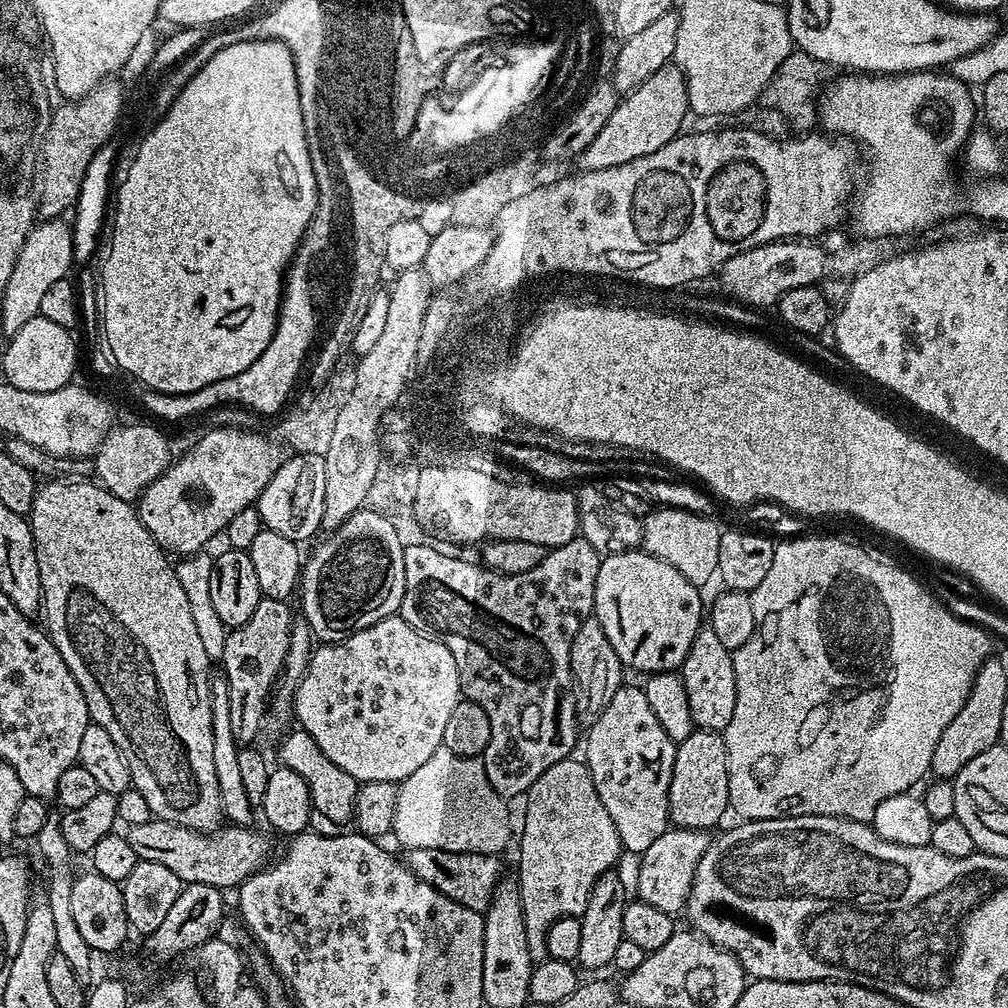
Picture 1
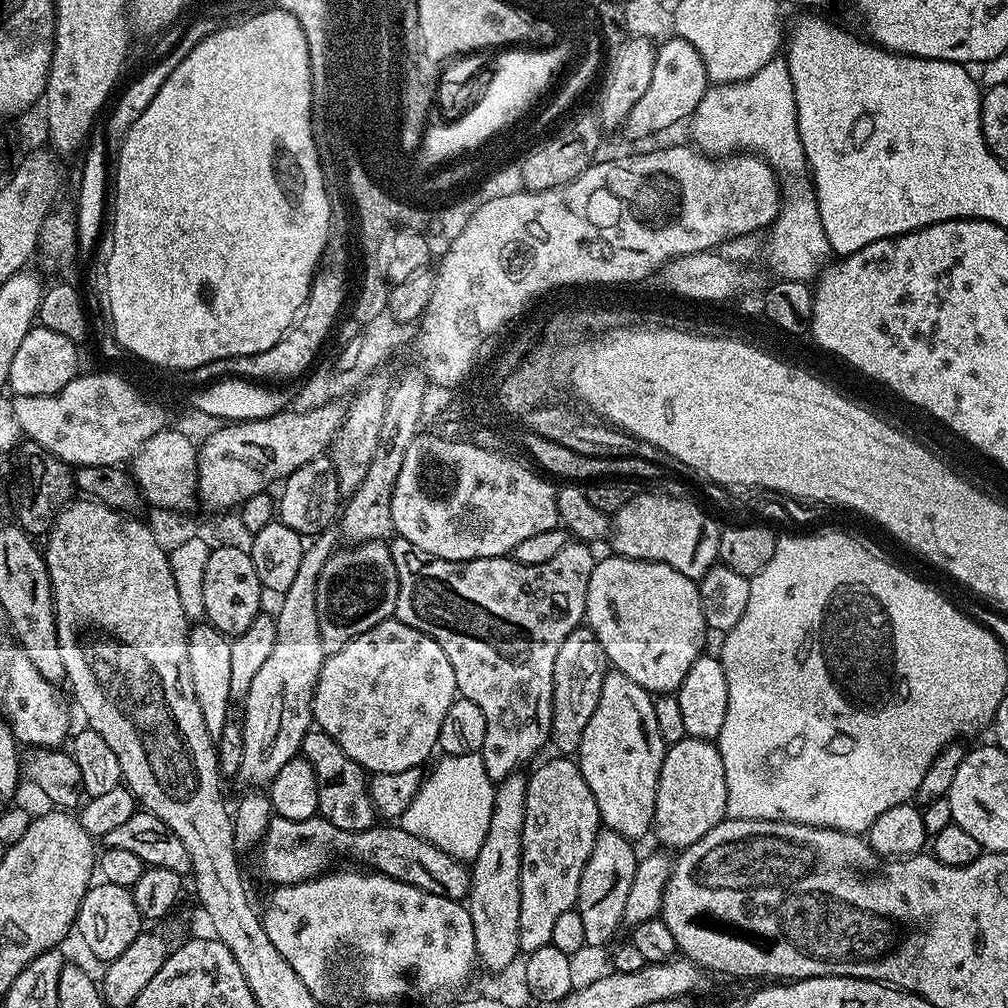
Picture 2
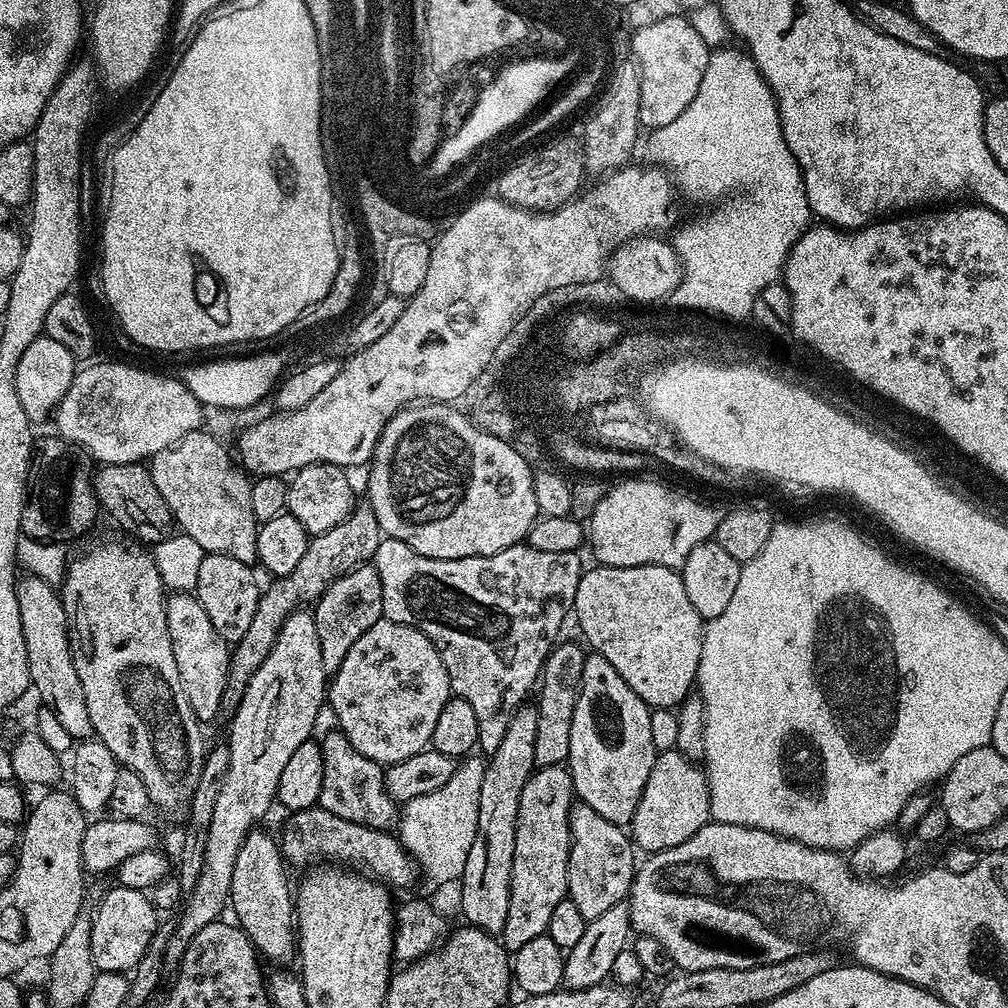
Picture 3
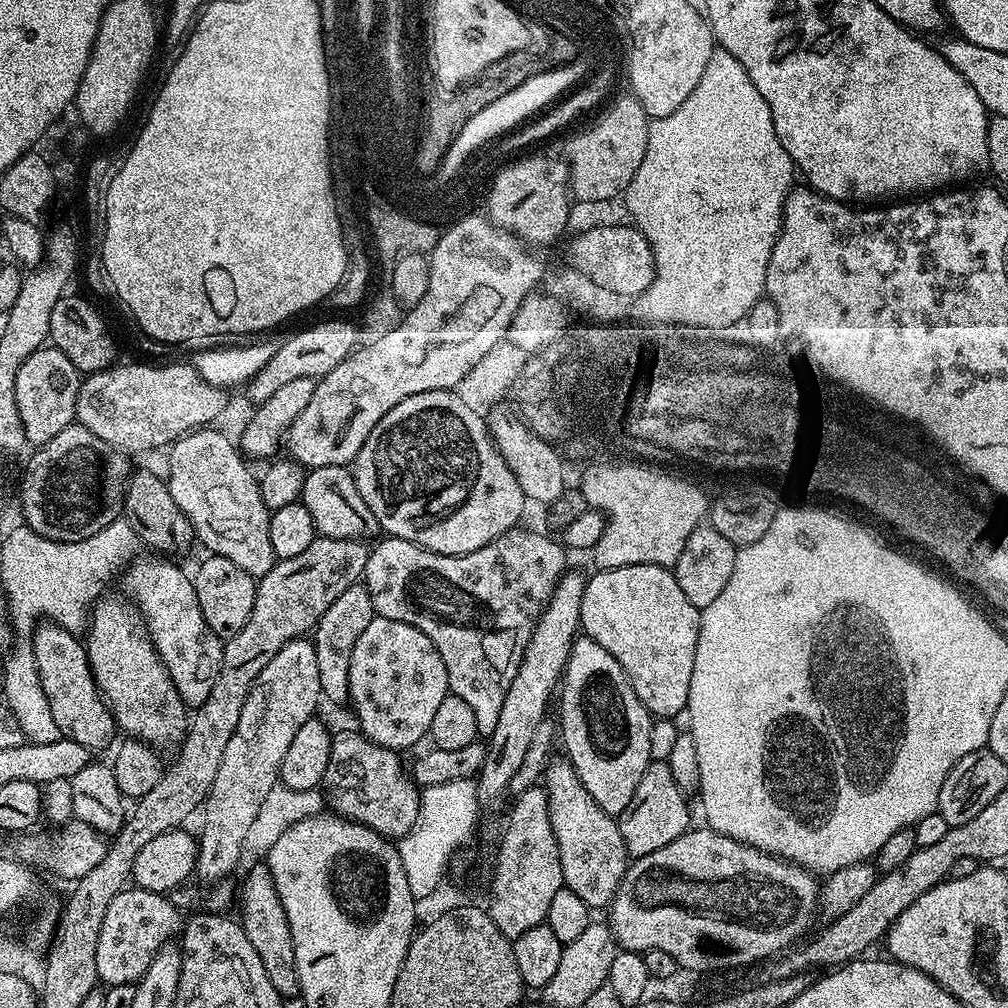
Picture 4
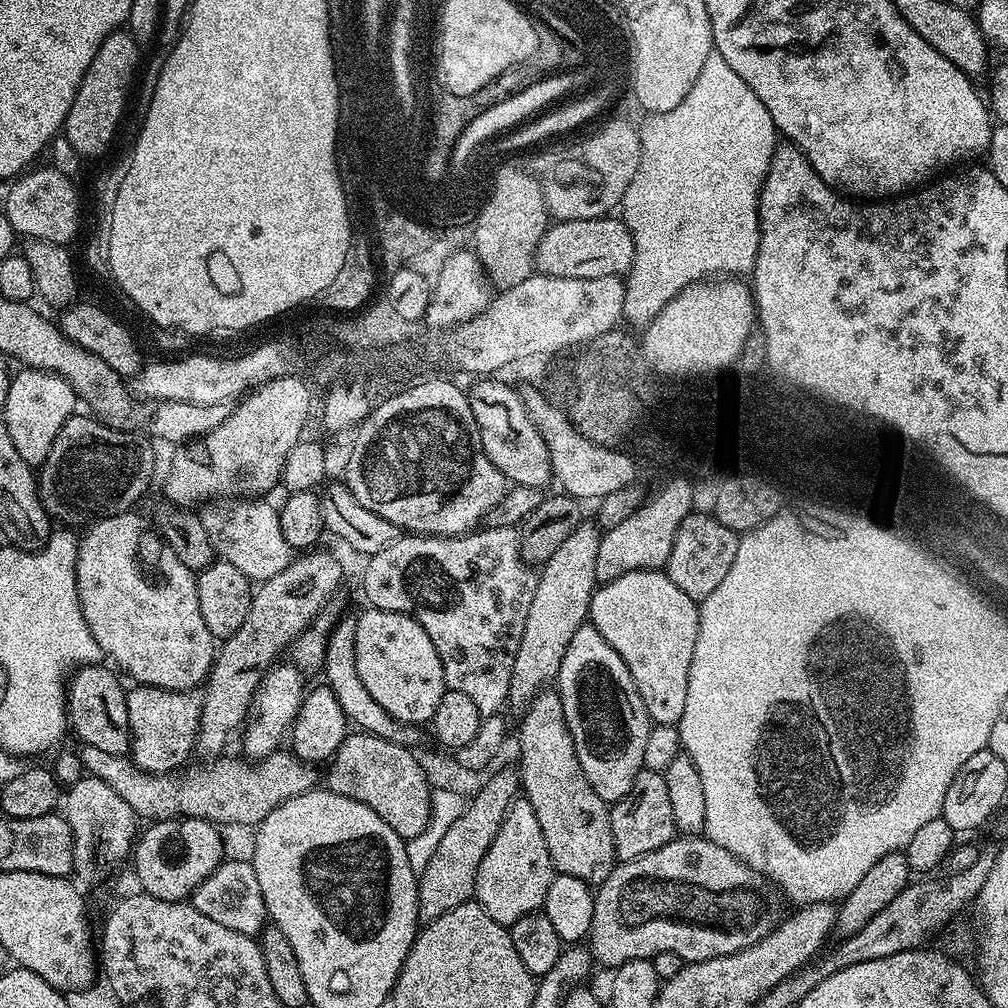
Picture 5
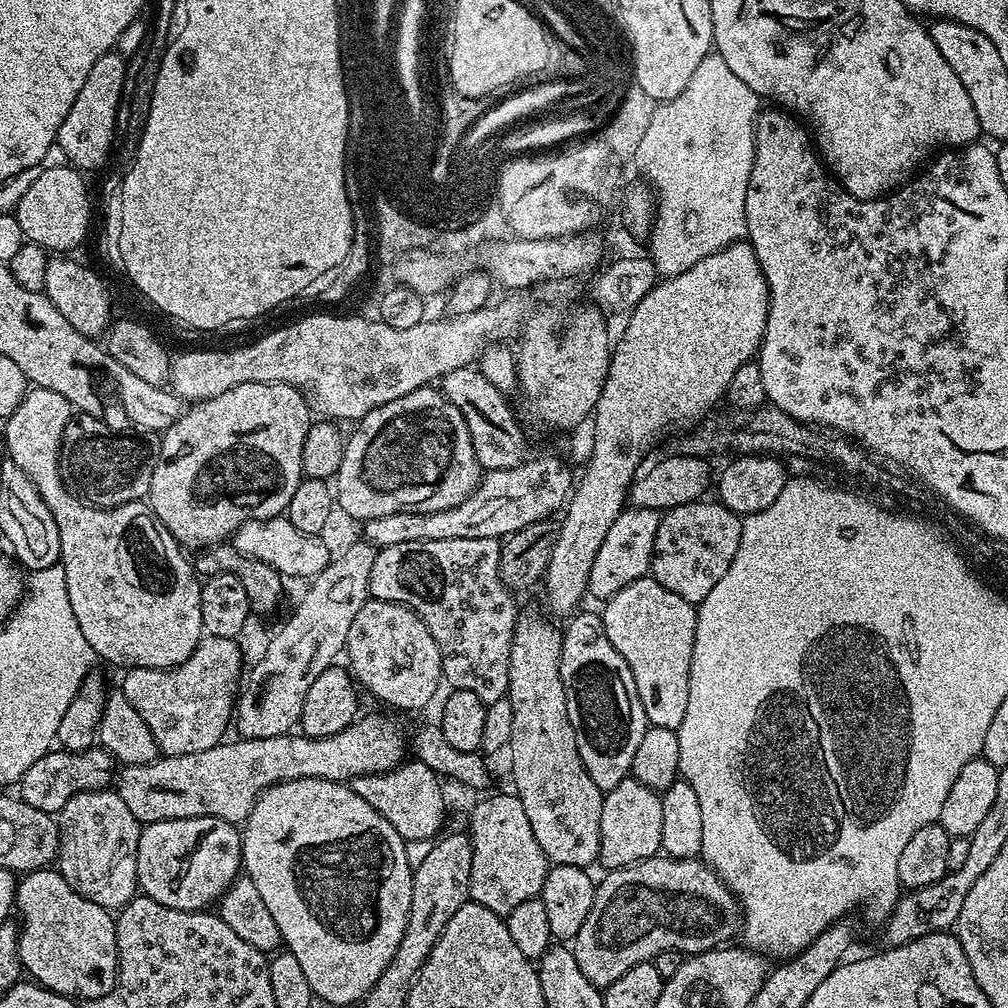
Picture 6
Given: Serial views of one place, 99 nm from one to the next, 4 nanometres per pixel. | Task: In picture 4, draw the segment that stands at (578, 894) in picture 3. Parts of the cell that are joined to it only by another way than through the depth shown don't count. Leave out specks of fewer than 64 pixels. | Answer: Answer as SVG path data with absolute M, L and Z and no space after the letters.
M567 758L556 759L549 759L542 787L548 796L550 826L554 826L558 858L562 858L564 887L578 894L589 910L604 910L611 905L630 863L626 842L622 842L617 817L602 810L602 806L590 798L590 790L582 786L582 778L578 778L571 762Z

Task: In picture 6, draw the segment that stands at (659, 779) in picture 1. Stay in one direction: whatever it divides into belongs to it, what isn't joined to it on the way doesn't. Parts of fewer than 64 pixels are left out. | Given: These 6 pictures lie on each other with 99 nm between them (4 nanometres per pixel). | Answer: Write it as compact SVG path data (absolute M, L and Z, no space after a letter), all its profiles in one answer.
M577 611L567 621L568 629L563 629L560 673L566 690L566 714L570 714L570 726L574 726L582 766L594 778L594 786L606 793L631 773L634 754L650 725L626 658L606 638L603 615L584 611Z

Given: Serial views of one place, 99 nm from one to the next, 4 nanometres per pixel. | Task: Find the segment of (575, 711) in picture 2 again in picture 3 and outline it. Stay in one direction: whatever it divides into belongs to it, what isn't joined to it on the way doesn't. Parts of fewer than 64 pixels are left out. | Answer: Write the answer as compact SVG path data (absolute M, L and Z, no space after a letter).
M557 643L549 652L544 671L540 673L538 692L540 697L534 701L534 707L538 714L538 738L534 738L534 762L536 768L549 768L555 764L563 765L570 754L570 726L574 722L574 706L580 697L580 683L582 682L582 666L584 665L585 649L576 644Z

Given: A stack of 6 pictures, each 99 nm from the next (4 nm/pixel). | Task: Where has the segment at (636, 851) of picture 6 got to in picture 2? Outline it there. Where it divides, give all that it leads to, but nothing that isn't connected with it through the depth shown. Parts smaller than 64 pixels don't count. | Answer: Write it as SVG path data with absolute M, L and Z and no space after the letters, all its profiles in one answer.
M685 736L683 740L667 745L662 758L662 770L658 774L658 790L654 798L654 818L651 835L656 836L660 844L668 848L683 850L694 846L702 834L710 834L714 826L726 819L726 770L722 770L722 754L719 747L711 740L699 740Z

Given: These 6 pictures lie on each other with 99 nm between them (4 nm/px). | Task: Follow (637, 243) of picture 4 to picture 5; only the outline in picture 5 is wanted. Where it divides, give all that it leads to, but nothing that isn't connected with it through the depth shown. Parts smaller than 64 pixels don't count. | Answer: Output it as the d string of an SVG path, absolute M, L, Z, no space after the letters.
M611 215L590 218L589 220L562 220L549 226L538 241L535 250L535 267L545 276L562 278L602 278L603 276L623 277L632 269L634 242L630 230L623 219L612 220Z

